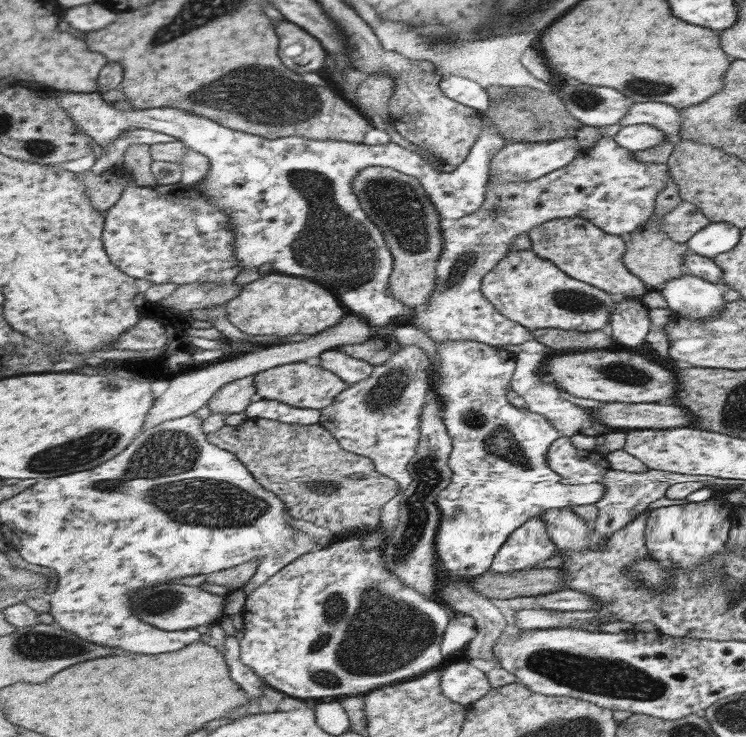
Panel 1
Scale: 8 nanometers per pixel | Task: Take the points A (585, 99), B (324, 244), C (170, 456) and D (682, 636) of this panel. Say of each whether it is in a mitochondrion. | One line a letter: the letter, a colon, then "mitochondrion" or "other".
A: mitochondrion
B: mitochondrion
C: mitochondrion
D: other

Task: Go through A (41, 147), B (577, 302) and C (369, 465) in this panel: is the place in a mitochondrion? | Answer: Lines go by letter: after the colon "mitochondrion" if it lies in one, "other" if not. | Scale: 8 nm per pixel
A: mitochondrion
B: mitochondrion
C: other

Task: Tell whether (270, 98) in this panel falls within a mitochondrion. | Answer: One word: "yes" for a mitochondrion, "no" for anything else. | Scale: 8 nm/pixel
yes

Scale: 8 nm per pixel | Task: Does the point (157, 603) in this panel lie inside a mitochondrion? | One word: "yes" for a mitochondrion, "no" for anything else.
yes

